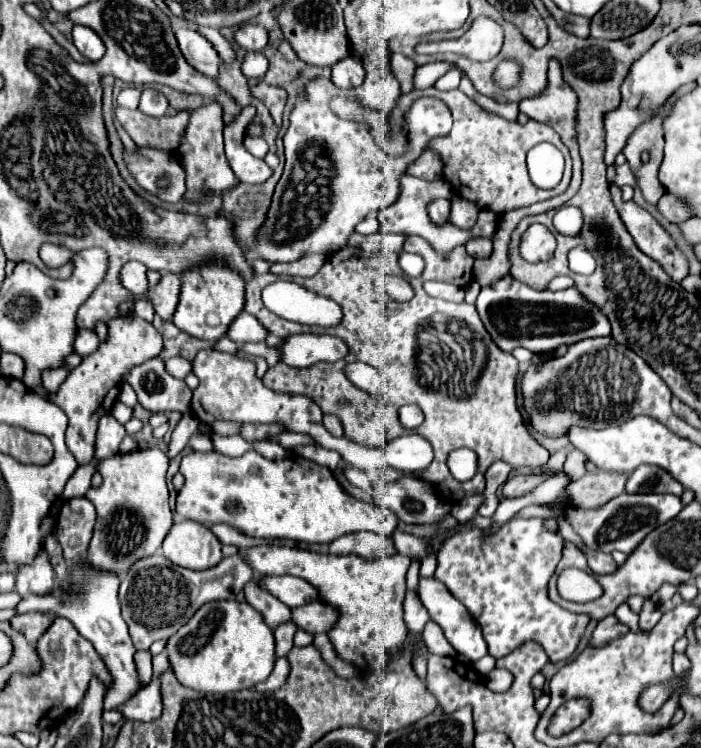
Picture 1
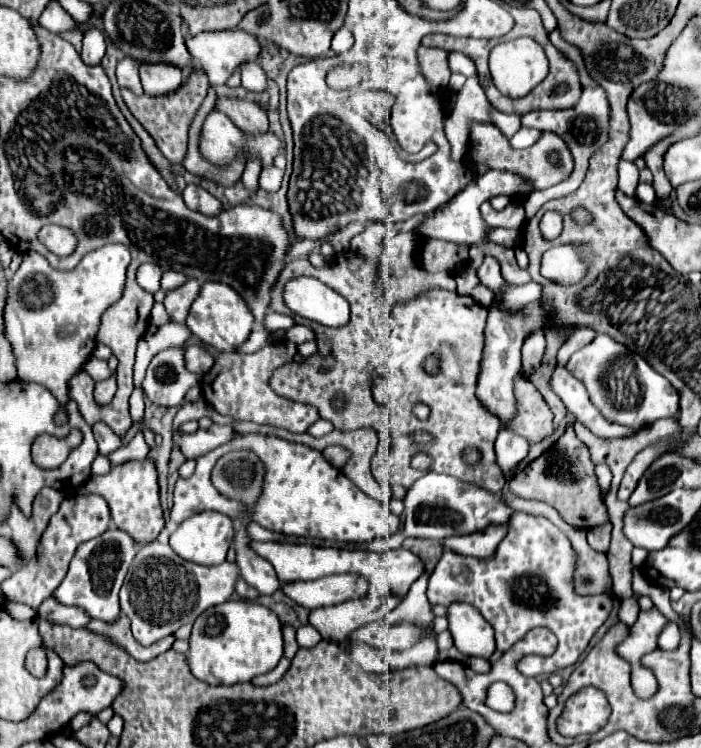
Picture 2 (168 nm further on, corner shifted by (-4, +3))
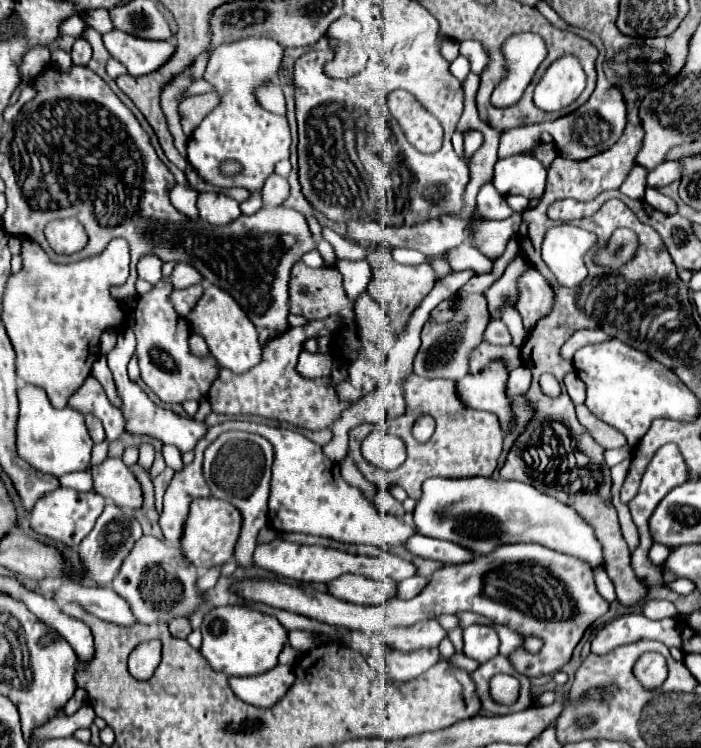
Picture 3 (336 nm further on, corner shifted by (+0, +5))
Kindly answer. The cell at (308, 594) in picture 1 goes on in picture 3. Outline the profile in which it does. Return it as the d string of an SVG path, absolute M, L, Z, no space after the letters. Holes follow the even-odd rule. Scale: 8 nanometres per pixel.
M342 574L342 578L334 578L326 586L328 586L328 594L364 606L384 604L396 594L396 582L392 582L390 578L378 582L374 578L360 574Z

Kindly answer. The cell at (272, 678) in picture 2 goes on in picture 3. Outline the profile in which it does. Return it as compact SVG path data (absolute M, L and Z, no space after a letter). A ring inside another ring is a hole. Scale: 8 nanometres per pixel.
M274 666L272 670L246 678L230 678L230 686L238 698L254 706L268 708L276 704L294 682L292 666Z

